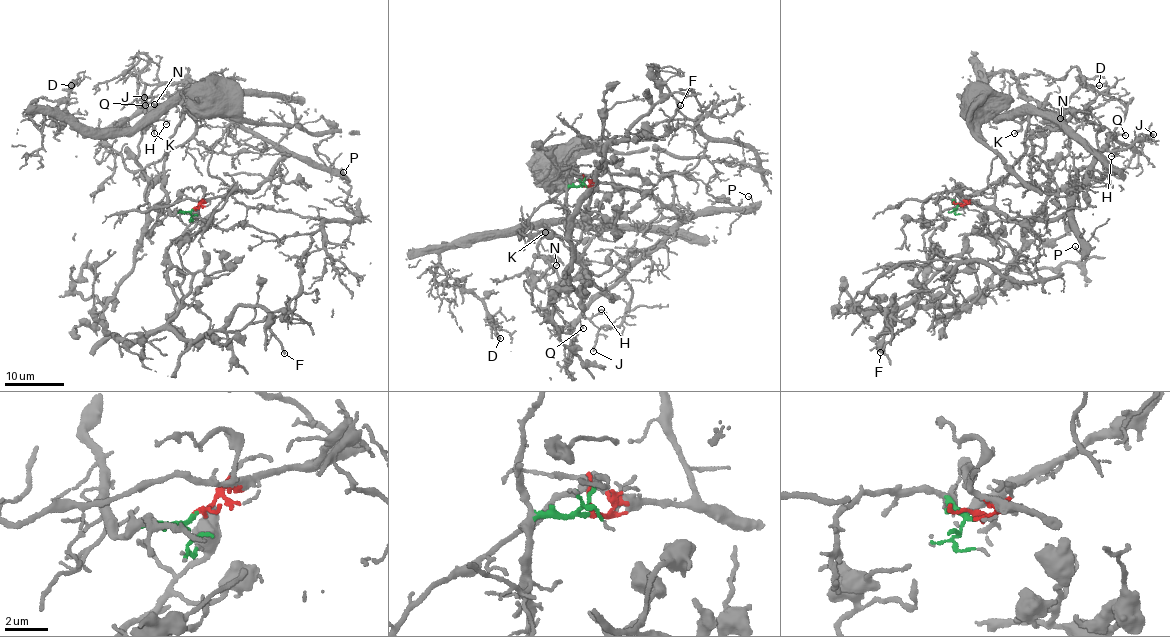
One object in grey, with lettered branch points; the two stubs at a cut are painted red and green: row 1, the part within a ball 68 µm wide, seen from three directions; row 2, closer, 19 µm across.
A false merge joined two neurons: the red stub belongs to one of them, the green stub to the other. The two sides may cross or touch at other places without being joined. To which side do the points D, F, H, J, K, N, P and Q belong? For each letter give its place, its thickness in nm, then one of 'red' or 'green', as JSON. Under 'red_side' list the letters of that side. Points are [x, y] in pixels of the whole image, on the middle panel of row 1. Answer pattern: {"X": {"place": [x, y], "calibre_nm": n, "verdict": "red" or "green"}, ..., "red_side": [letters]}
{"D": {"place": [500, 338], "calibre_nm": 180, "verdict": "green"}, "F": {"place": [680, 105], "calibre_nm": 240, "verdict": "green"}, "H": {"place": [601, 309], "calibre_nm": 120, "verdict": "red"}, "J": {"place": [593, 351], "calibre_nm": 220, "verdict": "red"}, "K": {"place": [545, 232], "calibre_nm": 160, "verdict": "green"}, "N": {"place": [556, 265], "calibre_nm": 180, "verdict": "green"}, "P": {"place": [748, 196], "calibre_nm": 100, "verdict": "red"}, "Q": {"place": [583, 328], "calibre_nm": 130, "verdict": "red"}, "red_side": ["H", "J", "P", "Q"]}

